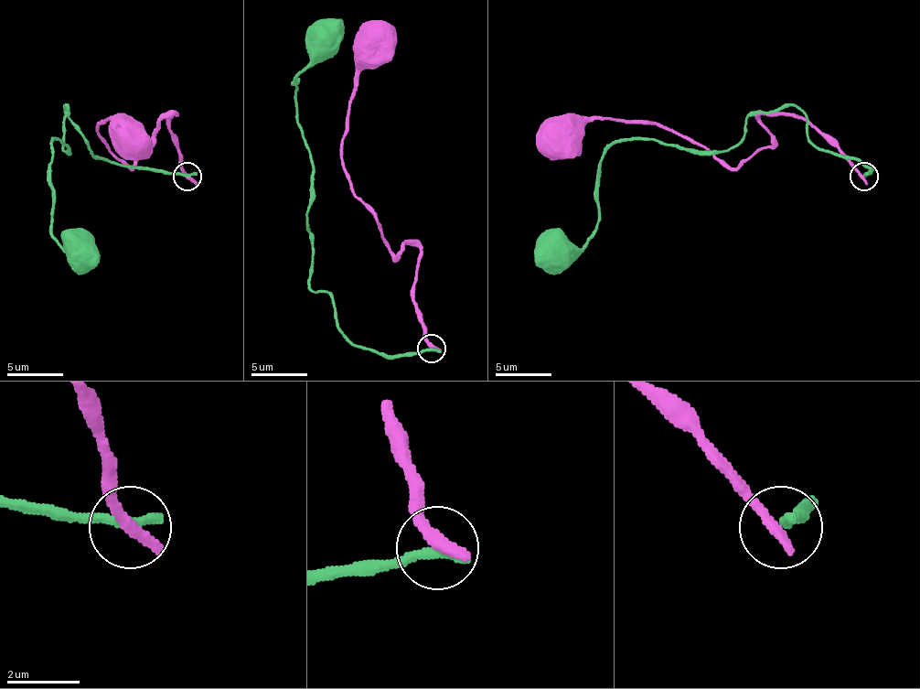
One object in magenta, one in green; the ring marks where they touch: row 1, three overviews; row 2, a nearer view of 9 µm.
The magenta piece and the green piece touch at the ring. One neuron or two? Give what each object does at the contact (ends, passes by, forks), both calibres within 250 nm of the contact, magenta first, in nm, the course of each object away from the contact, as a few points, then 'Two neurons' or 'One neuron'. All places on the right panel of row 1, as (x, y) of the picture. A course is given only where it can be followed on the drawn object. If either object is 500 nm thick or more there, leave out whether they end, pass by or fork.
At the ring magenta ends. At the ring green ends. Thickness 400 nm (magenta) against 360 nm. Course of magenta: (864, 176), (814, 128), (783, 113), (760, 113), (772, 142), (735, 167), (656, 125), (577, 119), (558, 136). Course of green: (864, 176), (822, 150), (794, 105), (754, 111), (726, 150), (616, 142), (597, 173), (597, 231), (558, 252). Two neurons

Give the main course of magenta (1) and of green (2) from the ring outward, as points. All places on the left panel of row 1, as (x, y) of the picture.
1: (187, 176), (175, 113), (130, 167), (99, 125), (111, 119), (122, 136)
2: (187, 176), (138, 170), (93, 153), (66, 105), (69, 147), (59, 139), (51, 142), (51, 231), (77, 252)

